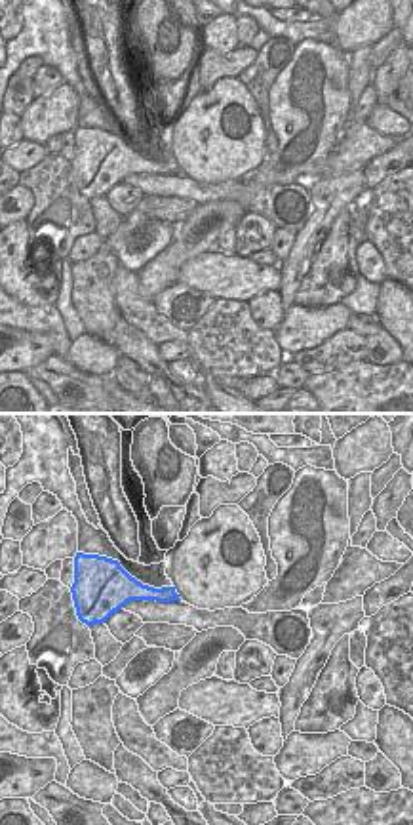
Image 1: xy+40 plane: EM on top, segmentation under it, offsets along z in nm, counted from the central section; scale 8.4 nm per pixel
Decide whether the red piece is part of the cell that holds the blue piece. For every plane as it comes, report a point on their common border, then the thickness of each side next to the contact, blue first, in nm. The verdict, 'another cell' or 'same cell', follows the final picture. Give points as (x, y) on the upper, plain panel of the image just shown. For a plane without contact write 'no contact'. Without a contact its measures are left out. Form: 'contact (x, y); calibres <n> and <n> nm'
no contact

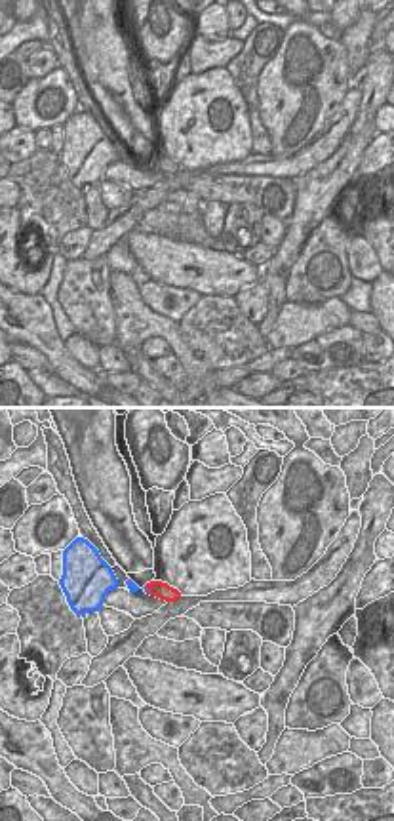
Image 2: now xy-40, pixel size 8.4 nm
contact (147, 162); calibres 30 and 140 nm

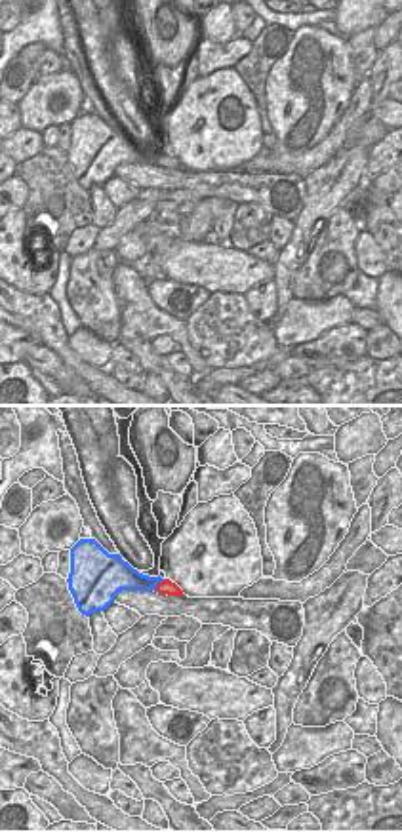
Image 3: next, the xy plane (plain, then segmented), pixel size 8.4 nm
contact (159, 155); calibres 190 and 130 nm

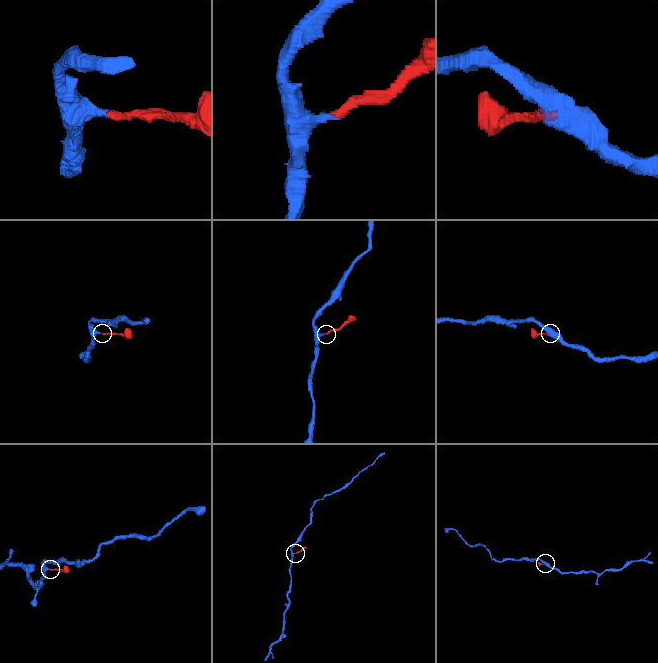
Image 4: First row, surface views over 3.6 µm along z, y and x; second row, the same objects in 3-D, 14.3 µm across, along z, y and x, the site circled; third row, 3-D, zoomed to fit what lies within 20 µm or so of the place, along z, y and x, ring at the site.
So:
same cell

